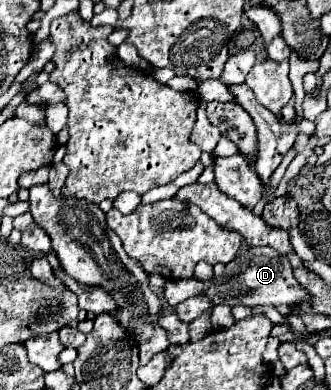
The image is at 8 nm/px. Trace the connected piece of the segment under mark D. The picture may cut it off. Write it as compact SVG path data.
M241 246L237 256L227 264L225 274L215 278L213 284L205 290L211 296L213 304L227 304L227 306L299 306L303 302L311 302L313 296L297 282L293 276L293 268L289 266L287 258L281 258L271 246Z

